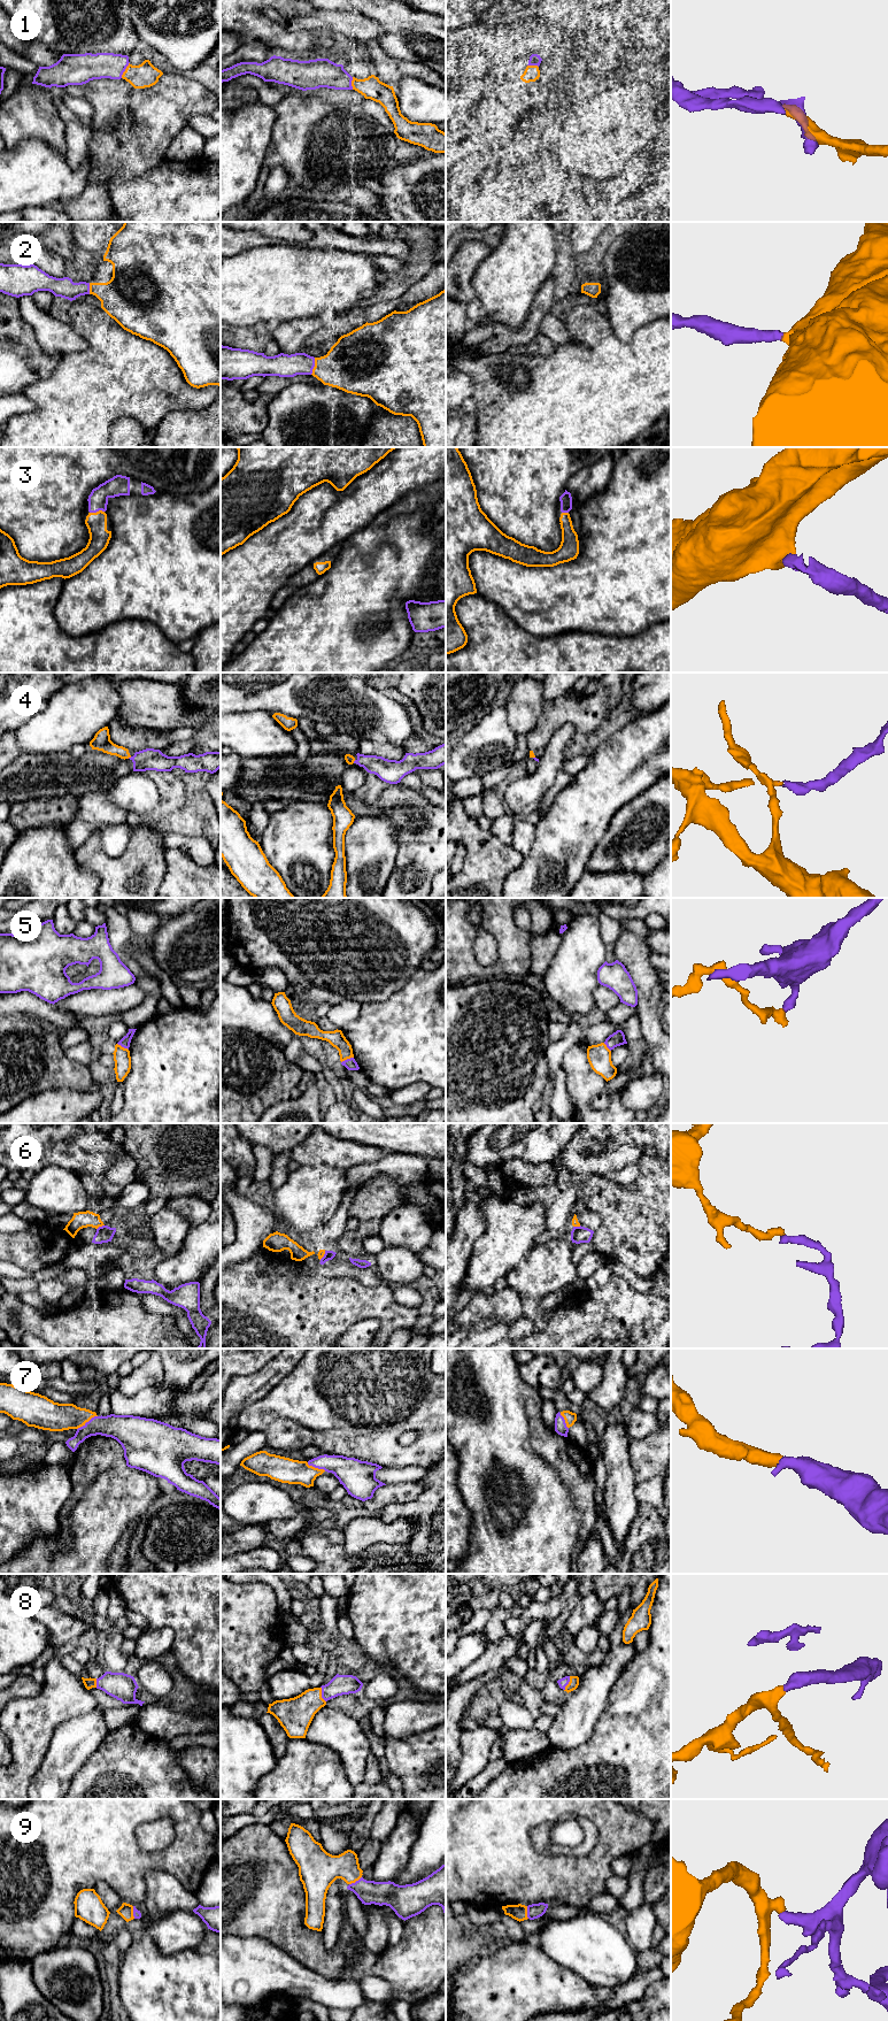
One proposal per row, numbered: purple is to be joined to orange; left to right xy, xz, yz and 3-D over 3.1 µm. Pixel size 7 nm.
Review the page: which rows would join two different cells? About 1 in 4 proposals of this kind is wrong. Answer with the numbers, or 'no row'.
4, 5, 6

